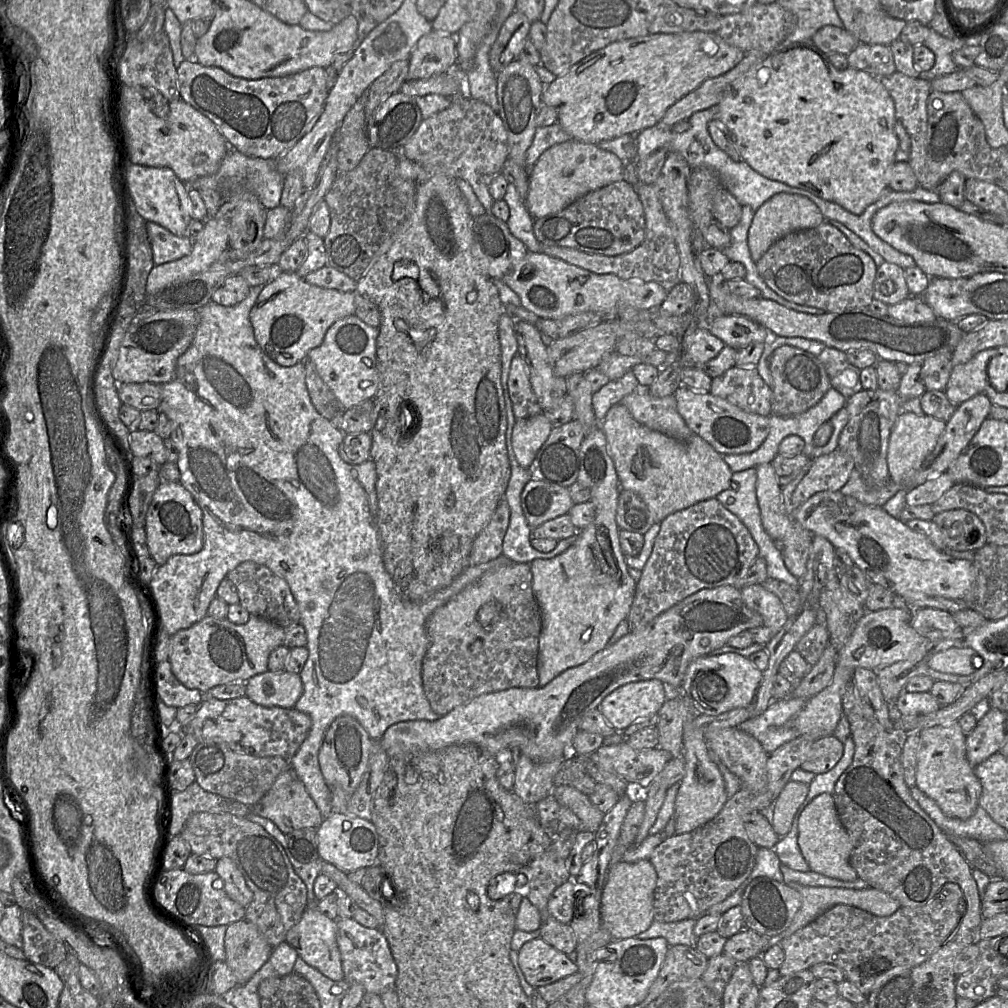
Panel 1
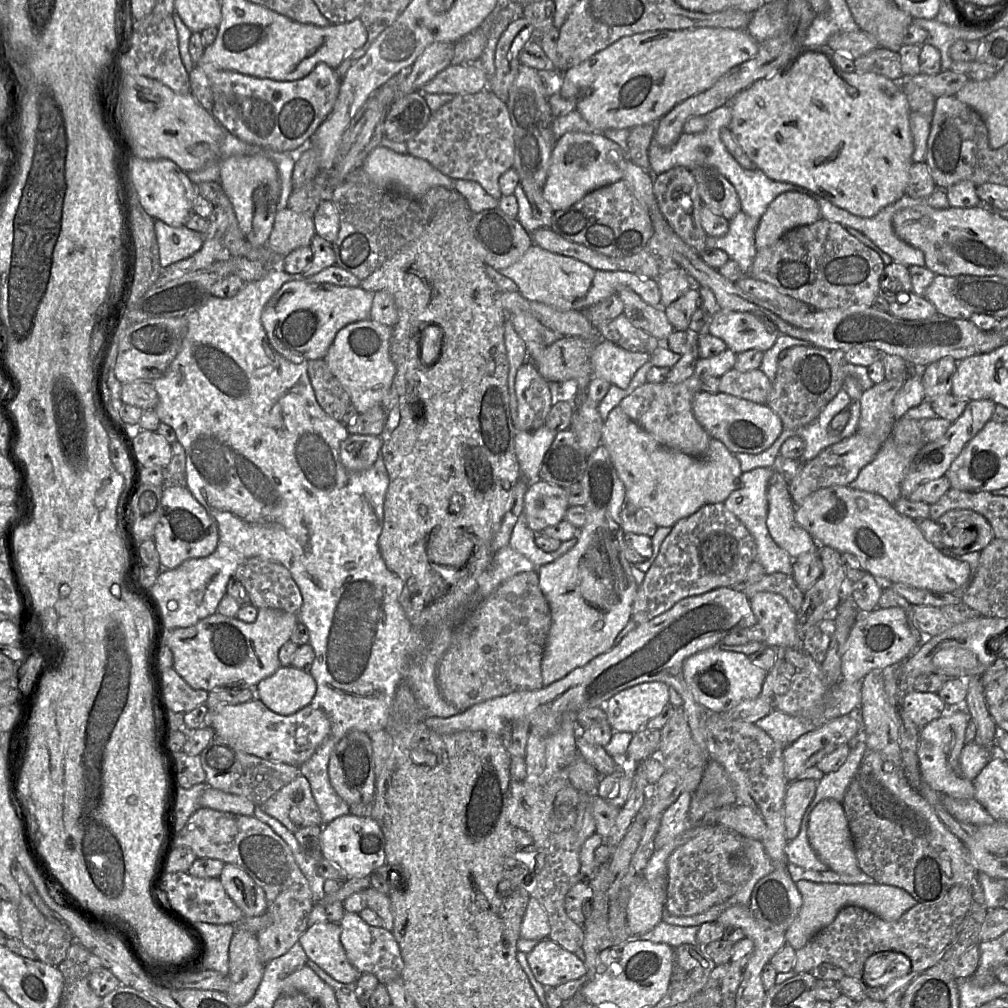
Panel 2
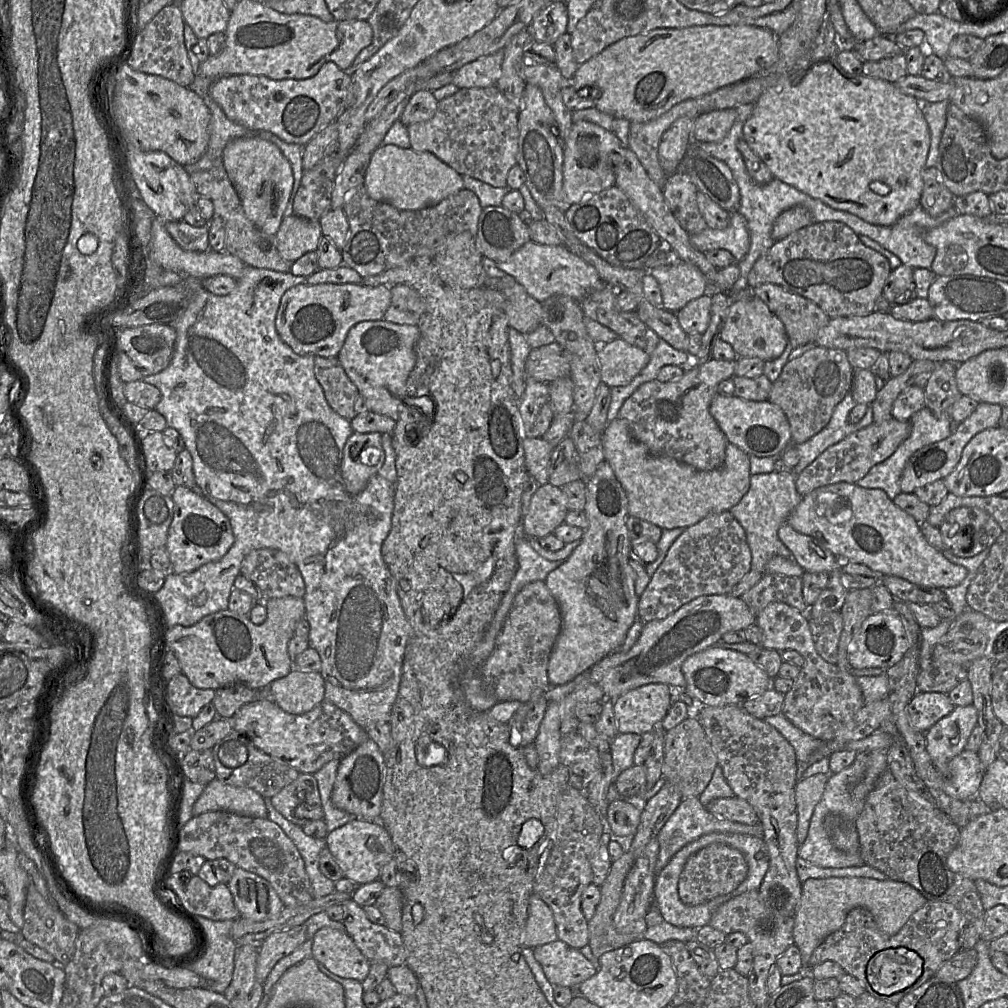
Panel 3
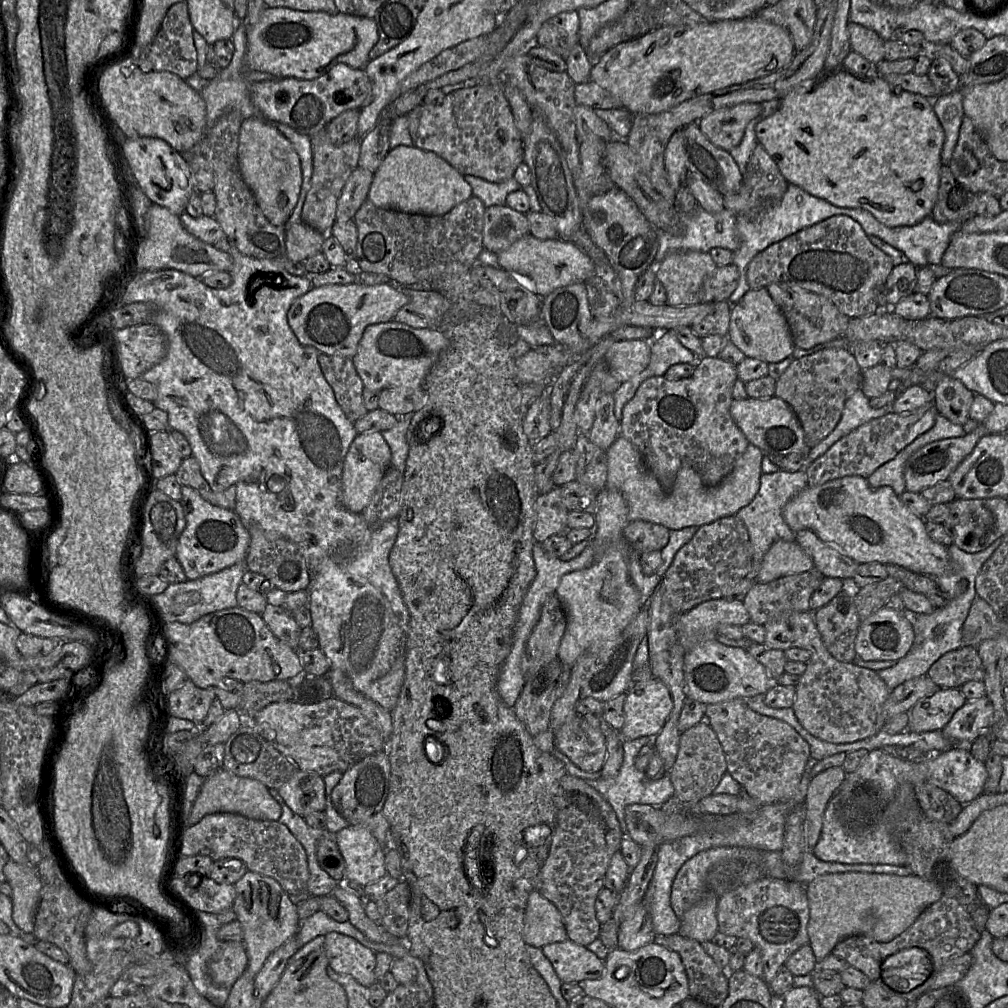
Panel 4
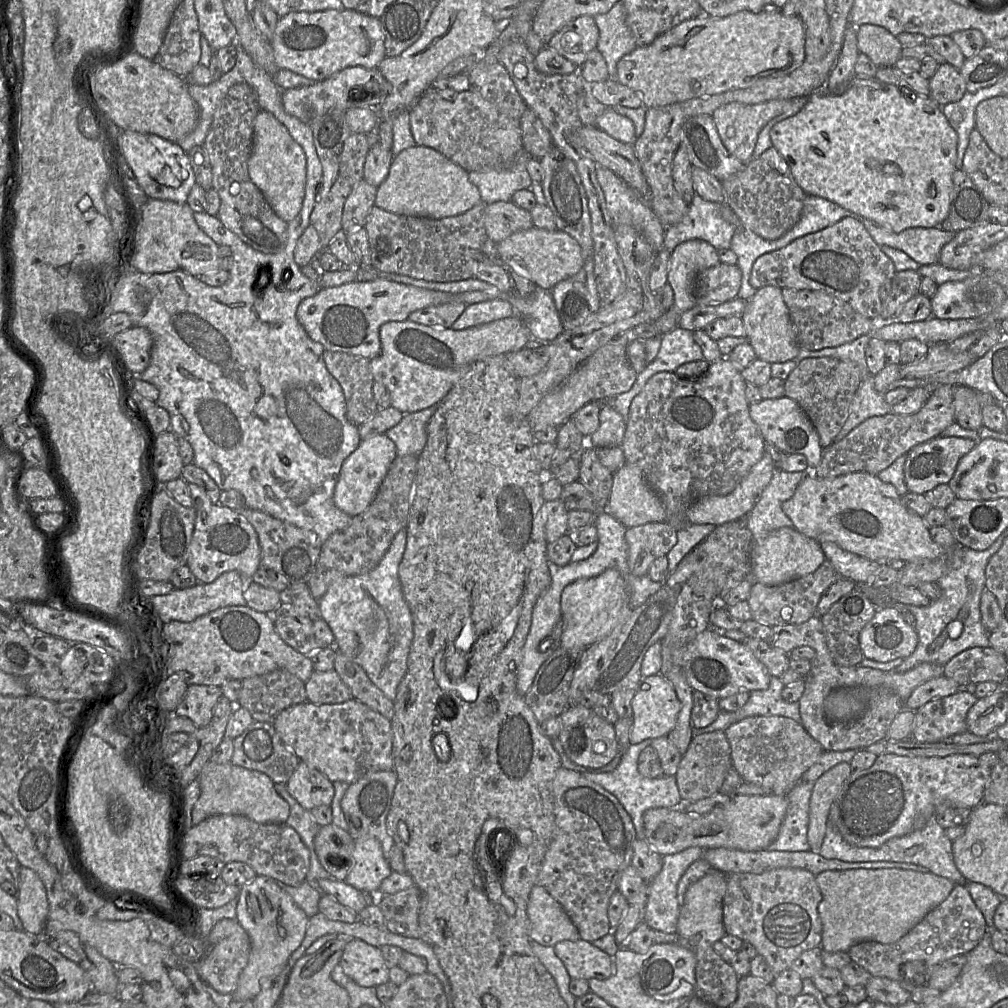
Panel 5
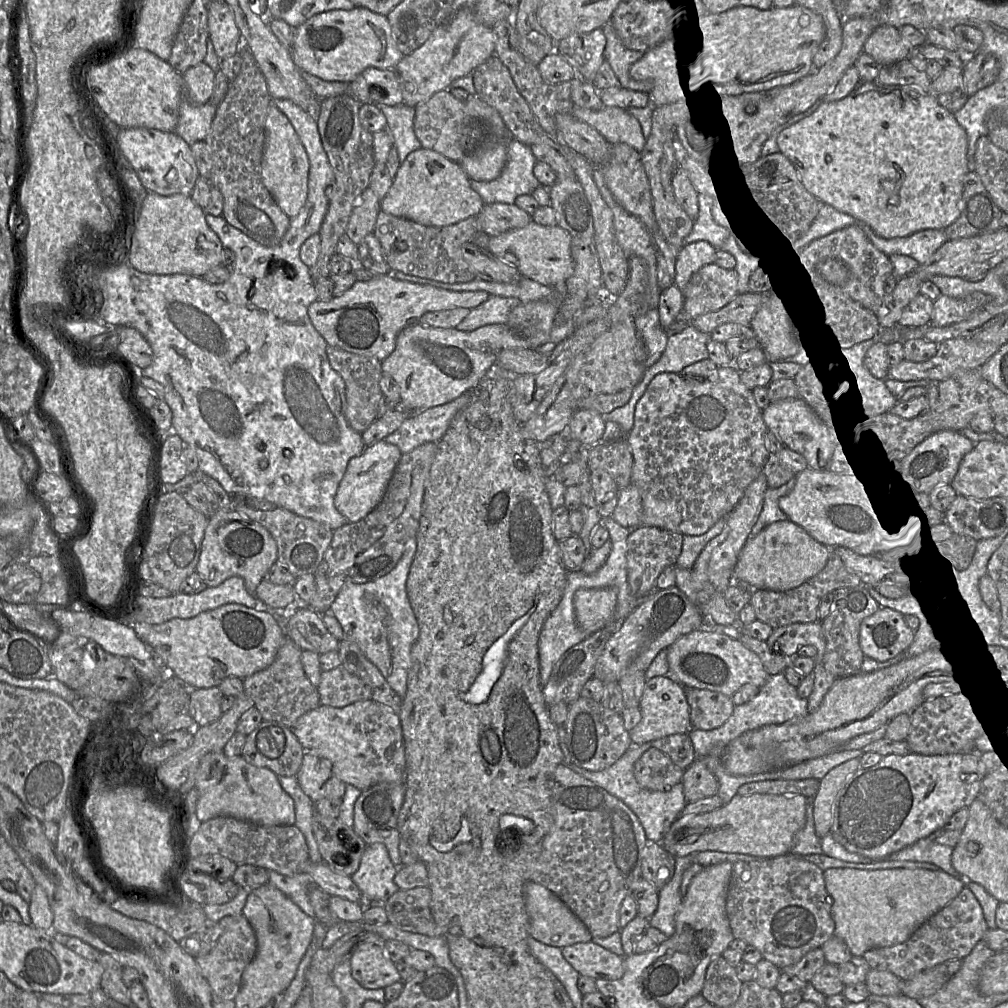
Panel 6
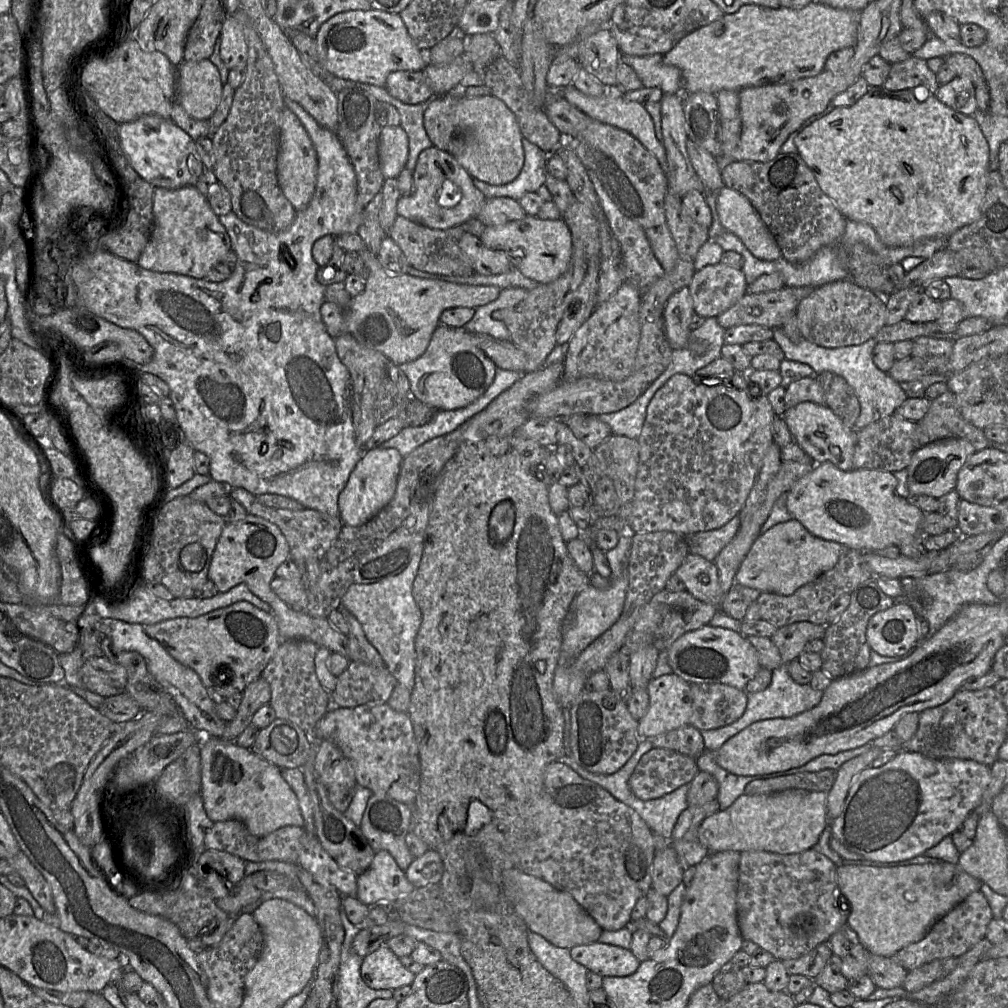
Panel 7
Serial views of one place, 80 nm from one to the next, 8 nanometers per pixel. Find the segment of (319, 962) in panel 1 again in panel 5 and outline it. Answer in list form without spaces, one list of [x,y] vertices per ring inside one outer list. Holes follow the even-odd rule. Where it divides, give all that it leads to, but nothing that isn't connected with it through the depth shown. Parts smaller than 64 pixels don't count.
[[[351,938],[343,951],[339,965],[344,973],[362,987],[376,988],[389,982],[381,949],[362,940]]]

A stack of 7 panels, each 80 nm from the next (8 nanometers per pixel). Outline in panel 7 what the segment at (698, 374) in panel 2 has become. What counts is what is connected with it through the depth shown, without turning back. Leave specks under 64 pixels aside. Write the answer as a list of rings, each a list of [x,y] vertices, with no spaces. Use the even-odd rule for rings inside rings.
[[[735,372],[731,377],[722,379],[720,385],[702,385],[684,374],[675,374],[660,387],[652,397],[646,410],[642,431],[637,438],[639,444],[639,464],[635,481],[635,495],[632,500],[630,525],[635,533],[671,531],[686,537],[697,532],[718,529],[736,517],[743,508],[746,499],[755,483],[763,459],[773,443],[771,432],[775,418],[774,410],[766,396],[752,396],[746,380],[746,373]]]

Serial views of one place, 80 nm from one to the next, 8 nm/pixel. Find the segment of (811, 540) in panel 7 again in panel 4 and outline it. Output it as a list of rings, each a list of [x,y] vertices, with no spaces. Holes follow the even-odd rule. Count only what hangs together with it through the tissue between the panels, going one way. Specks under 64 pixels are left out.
[[[778,540],[766,552],[756,581],[768,583],[813,567],[813,559],[796,541]]]

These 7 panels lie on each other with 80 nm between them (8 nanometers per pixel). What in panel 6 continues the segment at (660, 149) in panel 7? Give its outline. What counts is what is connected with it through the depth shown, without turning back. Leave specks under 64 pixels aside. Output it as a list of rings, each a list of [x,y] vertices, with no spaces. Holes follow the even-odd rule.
[[[574,104],[573,115],[597,129],[611,144],[625,143],[641,151],[646,143],[639,121],[626,109],[604,106],[600,110]]]

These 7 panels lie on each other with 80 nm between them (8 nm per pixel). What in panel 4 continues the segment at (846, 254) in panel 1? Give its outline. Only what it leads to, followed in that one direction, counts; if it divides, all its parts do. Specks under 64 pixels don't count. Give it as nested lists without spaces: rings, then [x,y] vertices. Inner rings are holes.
[[[832,217],[770,245],[756,255],[748,265],[747,282],[753,290],[773,283],[792,289],[803,289],[826,297],[849,318],[858,318],[877,312],[877,288],[885,285],[893,268],[891,259],[871,244],[857,222],[849,217]]]

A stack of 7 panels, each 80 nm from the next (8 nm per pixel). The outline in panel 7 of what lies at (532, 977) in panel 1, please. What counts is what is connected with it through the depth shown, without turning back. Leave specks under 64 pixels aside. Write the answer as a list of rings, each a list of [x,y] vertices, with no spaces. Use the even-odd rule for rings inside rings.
[[[598,942],[573,947],[570,955],[589,972],[602,977],[626,977],[634,974],[640,965],[630,949]]]

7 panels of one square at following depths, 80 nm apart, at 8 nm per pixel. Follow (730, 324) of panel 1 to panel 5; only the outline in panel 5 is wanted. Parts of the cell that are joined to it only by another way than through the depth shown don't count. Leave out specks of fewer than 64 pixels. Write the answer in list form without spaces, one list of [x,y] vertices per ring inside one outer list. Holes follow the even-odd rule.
[[[767,286],[758,289],[747,300],[746,308],[740,318],[745,329],[745,339],[753,348],[757,359],[772,364],[784,363],[796,358],[800,347],[780,288]]]

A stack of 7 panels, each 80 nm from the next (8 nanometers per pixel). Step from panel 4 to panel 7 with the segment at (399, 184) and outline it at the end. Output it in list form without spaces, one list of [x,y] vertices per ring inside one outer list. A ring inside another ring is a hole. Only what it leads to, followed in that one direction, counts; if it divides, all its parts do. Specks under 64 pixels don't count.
[[[432,146],[419,154],[411,192],[399,198],[397,214],[420,225],[445,230],[477,217],[486,200],[459,162],[448,151]]]

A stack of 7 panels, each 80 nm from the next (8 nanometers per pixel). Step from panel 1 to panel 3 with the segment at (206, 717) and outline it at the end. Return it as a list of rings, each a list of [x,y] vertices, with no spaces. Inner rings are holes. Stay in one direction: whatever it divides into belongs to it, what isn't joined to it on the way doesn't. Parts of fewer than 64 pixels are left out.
[[[262,698],[242,706],[232,719],[234,731],[245,733],[258,749],[306,774],[316,773],[332,760],[340,761],[369,739],[367,731],[348,713],[327,701],[304,714],[293,715],[282,710],[272,699]]]

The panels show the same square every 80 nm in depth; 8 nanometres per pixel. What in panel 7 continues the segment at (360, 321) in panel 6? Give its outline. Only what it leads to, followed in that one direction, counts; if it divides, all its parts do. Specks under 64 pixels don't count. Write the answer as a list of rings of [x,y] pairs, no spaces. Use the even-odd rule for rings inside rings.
[[[367,247],[363,248],[361,255],[369,268],[364,291],[351,299],[346,311],[332,302],[324,302],[320,308],[322,320],[332,338],[348,333],[358,343],[382,353],[396,365],[423,355],[440,324],[443,311],[458,307],[477,308],[496,300],[501,292],[496,286],[456,284],[388,272]]]

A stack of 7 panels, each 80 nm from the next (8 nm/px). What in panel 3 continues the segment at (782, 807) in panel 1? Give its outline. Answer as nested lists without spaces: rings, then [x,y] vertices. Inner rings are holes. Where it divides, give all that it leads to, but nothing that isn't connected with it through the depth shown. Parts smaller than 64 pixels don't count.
[[[817,774],[799,779],[795,787],[795,800],[798,813],[797,840],[802,844],[808,834],[814,809],[821,800],[829,774]]]

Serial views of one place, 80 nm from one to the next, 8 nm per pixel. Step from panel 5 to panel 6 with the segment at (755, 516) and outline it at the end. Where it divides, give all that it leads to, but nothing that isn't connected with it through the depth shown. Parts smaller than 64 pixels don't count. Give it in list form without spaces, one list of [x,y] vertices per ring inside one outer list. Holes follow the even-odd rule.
[[[795,479],[778,487],[769,487],[765,493],[762,511],[752,528],[751,535],[757,535],[770,524],[777,521],[790,520],[789,516],[780,508],[780,499],[787,496],[793,489]]]

